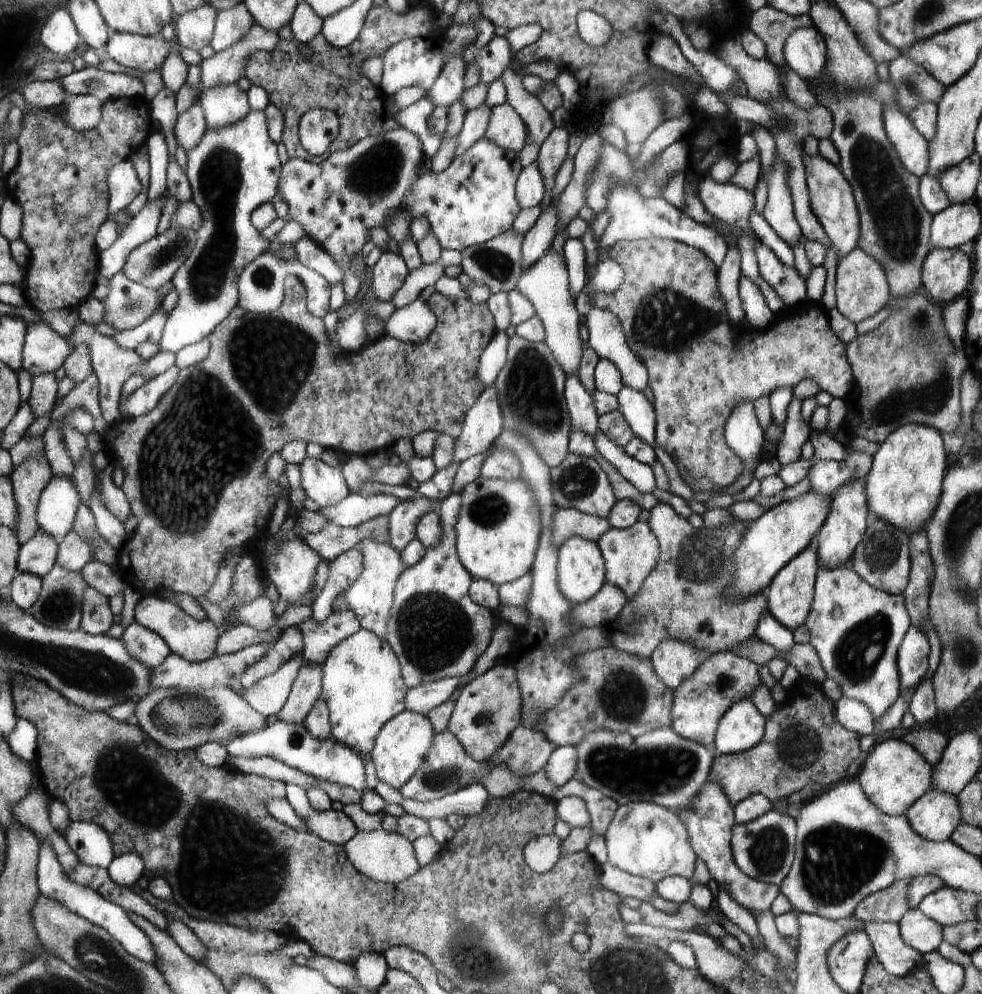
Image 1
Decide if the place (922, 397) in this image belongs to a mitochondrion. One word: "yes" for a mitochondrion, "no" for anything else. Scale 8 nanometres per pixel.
no

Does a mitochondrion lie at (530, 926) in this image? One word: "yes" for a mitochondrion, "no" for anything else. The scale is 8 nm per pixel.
yes

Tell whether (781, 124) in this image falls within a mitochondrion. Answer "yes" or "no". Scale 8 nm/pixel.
no

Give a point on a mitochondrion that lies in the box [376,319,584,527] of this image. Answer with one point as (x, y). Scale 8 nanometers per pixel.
(531, 395)

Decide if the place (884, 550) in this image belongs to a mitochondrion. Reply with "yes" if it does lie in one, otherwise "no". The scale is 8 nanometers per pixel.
yes

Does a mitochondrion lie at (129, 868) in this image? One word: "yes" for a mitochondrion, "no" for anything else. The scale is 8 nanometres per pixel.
no

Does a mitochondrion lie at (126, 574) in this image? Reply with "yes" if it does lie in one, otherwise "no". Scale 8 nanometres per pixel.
no

